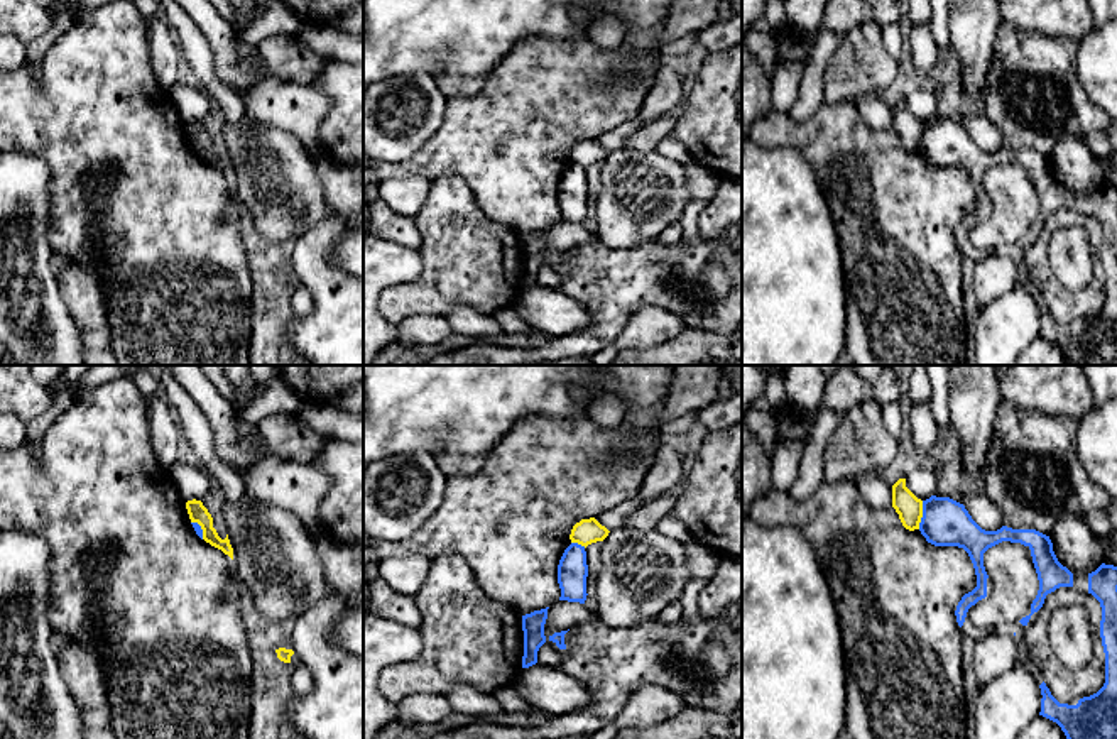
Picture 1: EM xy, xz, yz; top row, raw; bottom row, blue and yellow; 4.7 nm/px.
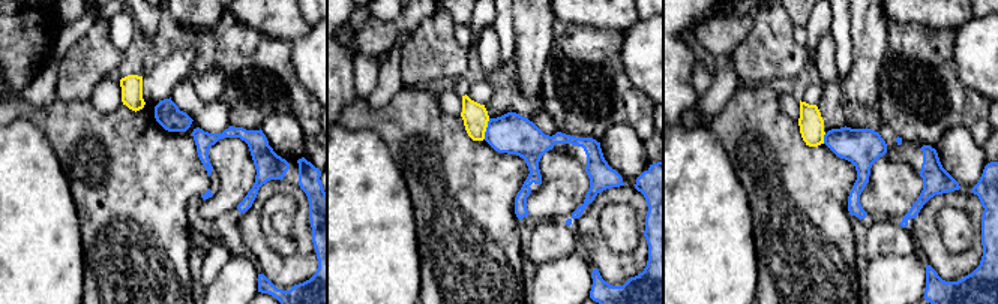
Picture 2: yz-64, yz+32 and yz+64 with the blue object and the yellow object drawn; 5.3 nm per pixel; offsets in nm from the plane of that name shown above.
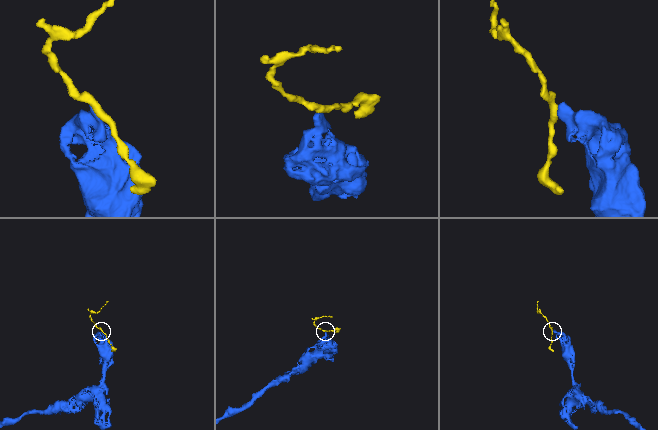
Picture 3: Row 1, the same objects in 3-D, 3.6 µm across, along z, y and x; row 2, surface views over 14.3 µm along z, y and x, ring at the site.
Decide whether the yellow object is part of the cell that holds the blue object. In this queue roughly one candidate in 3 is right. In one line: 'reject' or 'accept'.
reject

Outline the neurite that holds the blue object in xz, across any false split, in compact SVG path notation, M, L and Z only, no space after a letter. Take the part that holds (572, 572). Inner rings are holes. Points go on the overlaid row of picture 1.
M571 543L564 550L558 565L558 583L561 588L559 600L585 604L588 595L586 577L588 577L588 565L585 546Z

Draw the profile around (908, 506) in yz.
M899 479L892 485L892 507L899 514L902 526L909 531L919 529L923 517L923 501L918 499L907 487L906 479Z

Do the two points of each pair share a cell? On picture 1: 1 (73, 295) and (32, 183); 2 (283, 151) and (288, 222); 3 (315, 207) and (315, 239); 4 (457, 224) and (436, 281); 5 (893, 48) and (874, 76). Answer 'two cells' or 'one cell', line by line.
1: two cells
2: one cell
3: two cells
4: one cell
5: two cells

